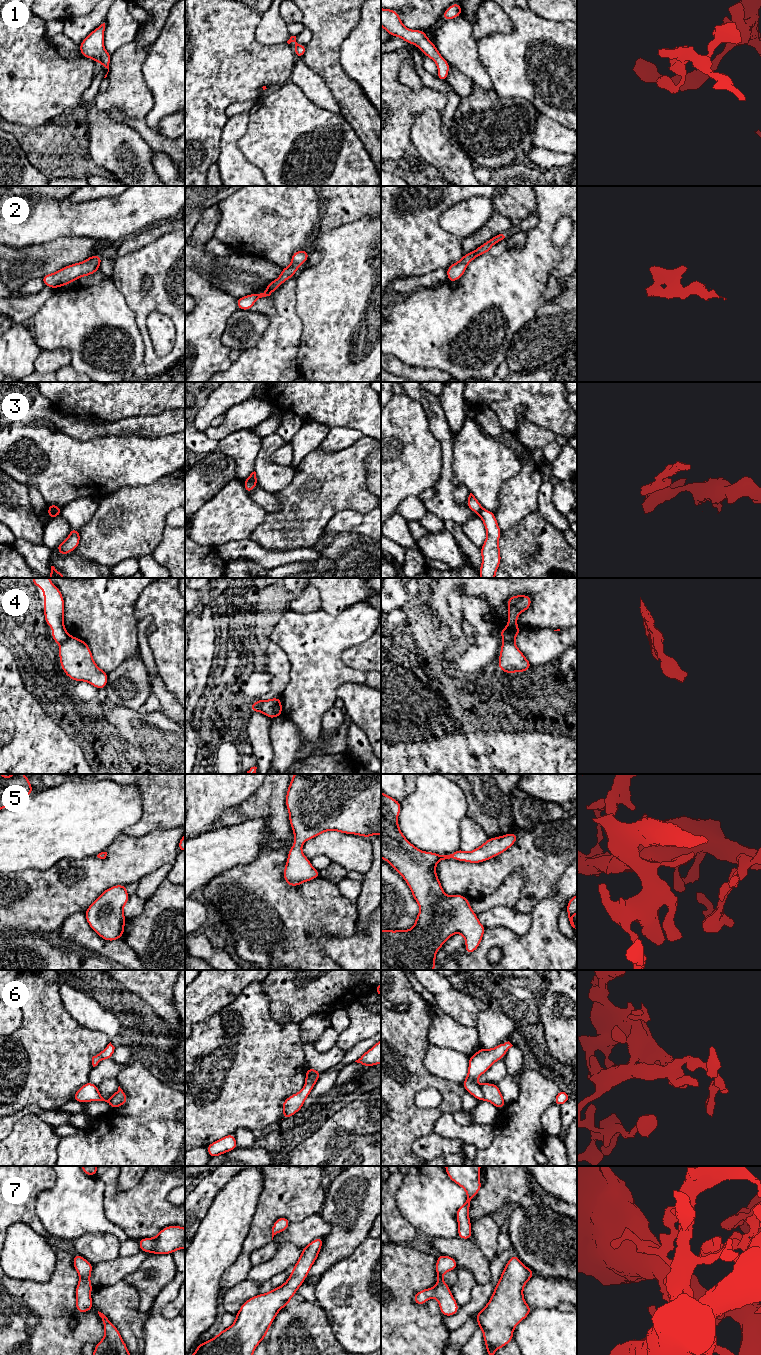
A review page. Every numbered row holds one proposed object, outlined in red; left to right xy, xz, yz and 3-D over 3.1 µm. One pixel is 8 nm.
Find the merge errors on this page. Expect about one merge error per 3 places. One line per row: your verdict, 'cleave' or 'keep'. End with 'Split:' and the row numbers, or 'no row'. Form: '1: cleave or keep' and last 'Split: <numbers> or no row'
1: keep
2: keep
3: cleave
4: cleave
5: keep
6: keep
7: keep
Split: 3, 4

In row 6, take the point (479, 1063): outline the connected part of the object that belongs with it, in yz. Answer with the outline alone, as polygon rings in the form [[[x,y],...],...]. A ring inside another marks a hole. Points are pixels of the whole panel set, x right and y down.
[[[508,1041],[499,1044],[493,1049],[480,1048],[476,1054],[469,1057],[469,1067],[463,1086],[466,1092],[472,1094],[478,1101],[486,1100],[496,1106],[499,1110],[506,1103],[497,1084],[477,1084],[476,1080],[498,1060],[502,1059],[509,1048],[513,1045]]]

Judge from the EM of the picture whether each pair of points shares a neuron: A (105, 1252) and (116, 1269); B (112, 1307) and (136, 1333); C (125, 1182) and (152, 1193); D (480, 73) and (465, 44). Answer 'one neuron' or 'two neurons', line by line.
A: two neurons
B: one neuron
C: two neurons
D: one neuron

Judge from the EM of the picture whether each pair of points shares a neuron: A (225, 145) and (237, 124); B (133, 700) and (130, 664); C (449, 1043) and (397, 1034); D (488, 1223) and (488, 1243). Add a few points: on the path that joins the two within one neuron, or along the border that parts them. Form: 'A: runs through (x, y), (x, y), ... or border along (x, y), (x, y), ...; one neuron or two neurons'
A: runs through (229, 140), (234, 129); one neuron
B: runs through (134, 691), (137, 683), (132, 678), (132, 673); one neuron
C: border along (430, 1016), (429, 1047), (423, 1062); two neurons
D: runs through (488, 1228), (488, 1238); one neuron

